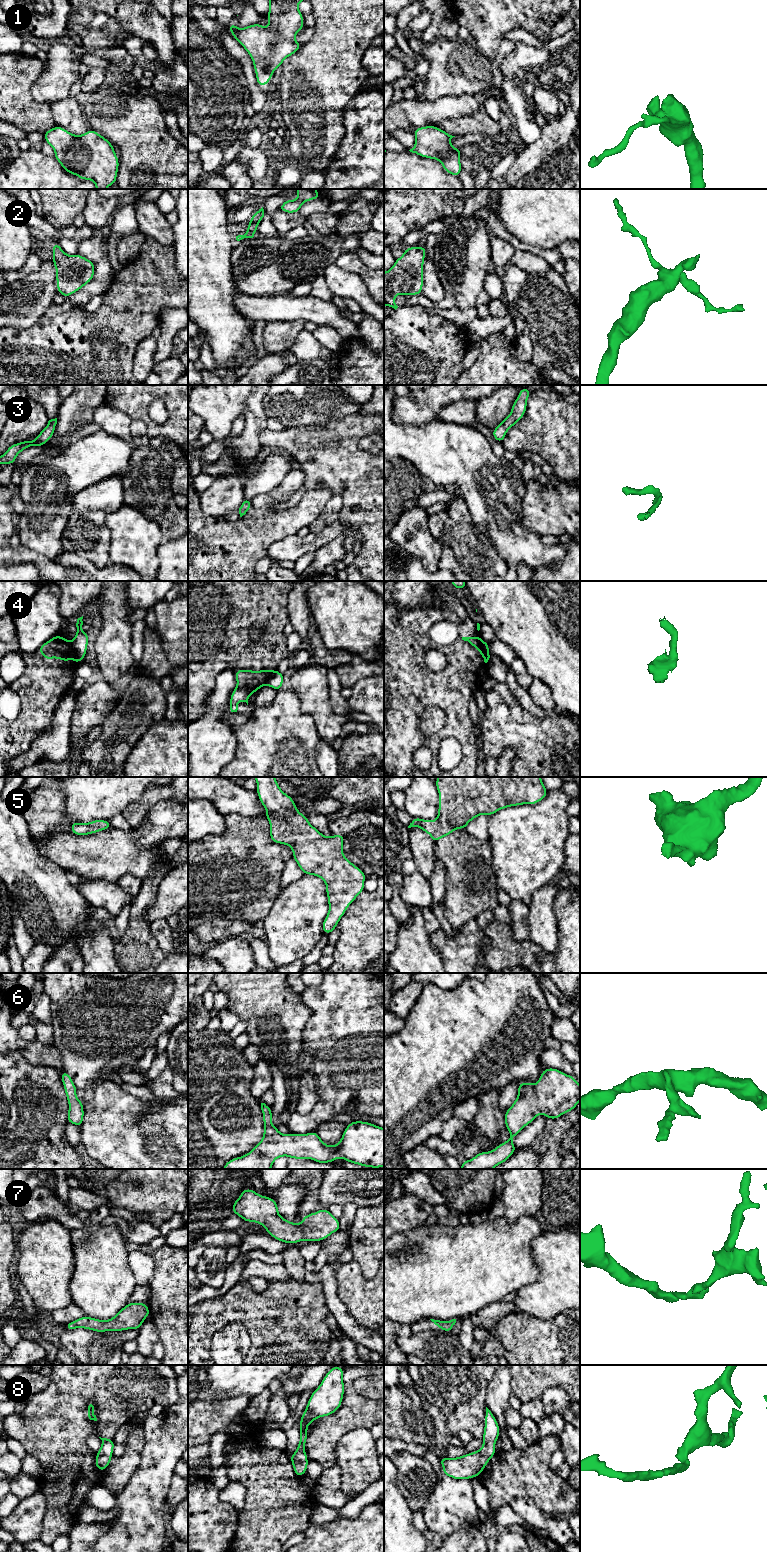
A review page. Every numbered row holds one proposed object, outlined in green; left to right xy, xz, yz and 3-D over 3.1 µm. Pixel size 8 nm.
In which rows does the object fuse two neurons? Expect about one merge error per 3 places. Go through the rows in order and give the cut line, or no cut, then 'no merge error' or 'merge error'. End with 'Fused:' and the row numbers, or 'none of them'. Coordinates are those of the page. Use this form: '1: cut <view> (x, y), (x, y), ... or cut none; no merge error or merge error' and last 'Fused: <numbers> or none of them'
1: cut none; no merge error
2: cut none; no merge error
3: cut none; no merge error
4: cut xy (70, 642), (73, 652), (79, 660); merge error
5: cut none; no merge error
6: cut none; no merge error
7: cut none; no merge error
8: cut none; no merge error
Fused: 4

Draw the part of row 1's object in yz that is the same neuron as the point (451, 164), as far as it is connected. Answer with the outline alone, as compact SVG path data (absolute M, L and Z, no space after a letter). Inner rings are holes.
M424 126L414 130L415 145L409 151L421 157L438 160L443 169L453 176L459 176L461 149L455 148L450 141L453 137L437 126Z

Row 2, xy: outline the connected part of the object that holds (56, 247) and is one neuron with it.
M57 242L52 252L59 294L67 298L93 279L95 265L89 259L79 254L67 255Z

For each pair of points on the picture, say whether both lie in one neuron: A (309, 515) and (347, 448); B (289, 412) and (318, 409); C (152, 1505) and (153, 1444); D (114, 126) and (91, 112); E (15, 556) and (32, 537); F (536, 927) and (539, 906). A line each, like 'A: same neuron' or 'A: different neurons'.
A: different neurons
B: same neuron
C: same neuron
D: same neuron
E: different neurons
F: same neuron

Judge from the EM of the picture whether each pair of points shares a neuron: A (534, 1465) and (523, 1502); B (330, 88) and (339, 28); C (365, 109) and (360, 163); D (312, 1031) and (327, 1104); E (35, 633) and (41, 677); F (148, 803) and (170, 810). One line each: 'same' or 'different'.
A: different
B: same
C: same
D: same
E: different
F: different

